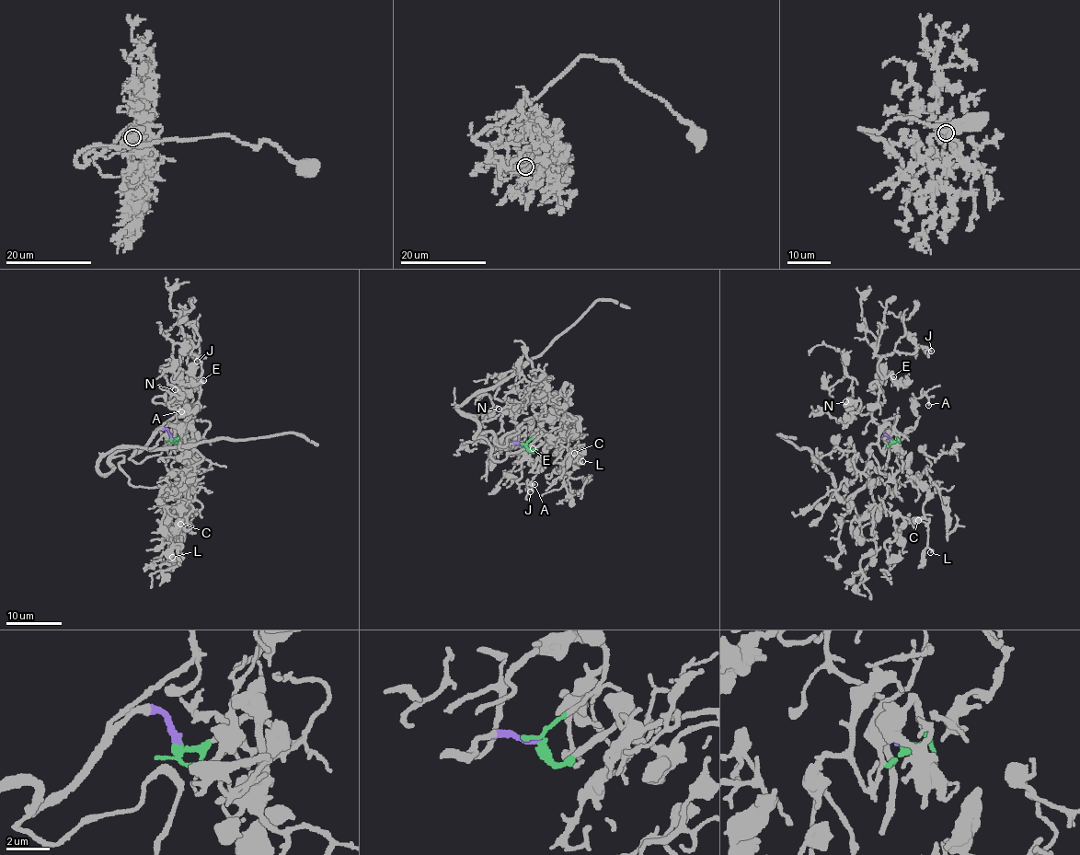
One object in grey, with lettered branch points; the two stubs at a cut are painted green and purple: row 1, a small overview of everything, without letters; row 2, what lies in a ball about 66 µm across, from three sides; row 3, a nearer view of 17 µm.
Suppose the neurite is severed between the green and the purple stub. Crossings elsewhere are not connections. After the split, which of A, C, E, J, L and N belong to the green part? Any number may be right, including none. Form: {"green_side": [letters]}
{"green_side": ["A", "C", "L"]}

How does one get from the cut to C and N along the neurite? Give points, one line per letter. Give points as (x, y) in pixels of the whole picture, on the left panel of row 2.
C: (171, 437), (196, 434), (192, 451), (199, 464), (185, 482), (195, 484), (193, 518), (181, 525)
N: (171, 437), (166, 429), (155, 432), (173, 417), (174, 407), (163, 397), (154, 401), (166, 403), (175, 389)

